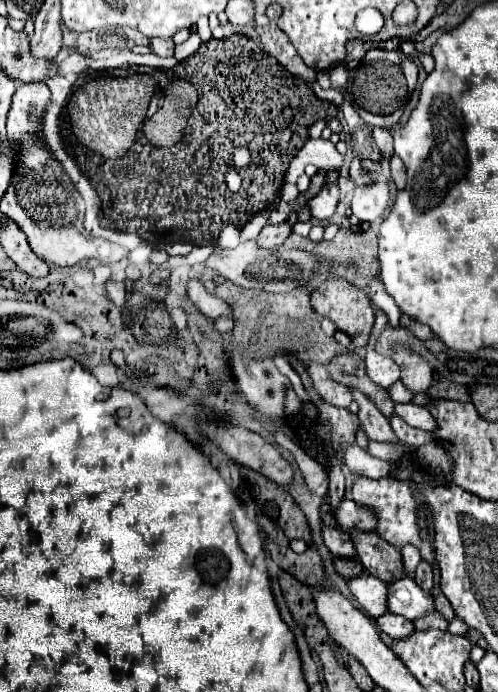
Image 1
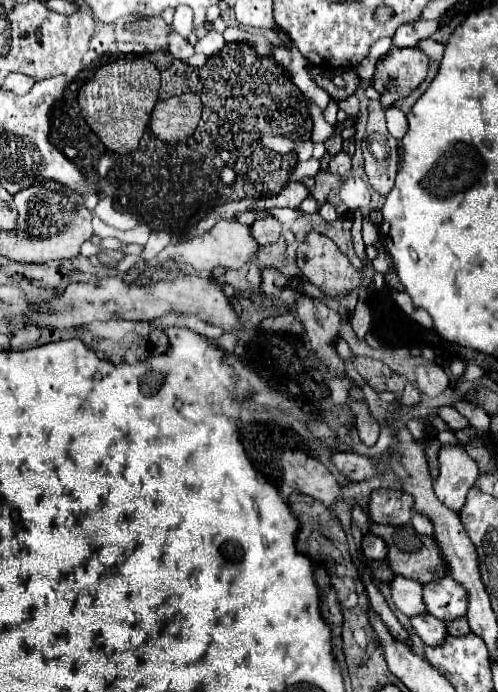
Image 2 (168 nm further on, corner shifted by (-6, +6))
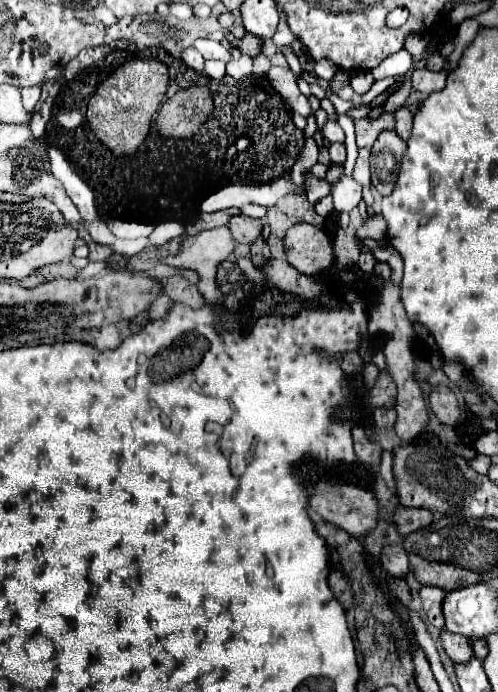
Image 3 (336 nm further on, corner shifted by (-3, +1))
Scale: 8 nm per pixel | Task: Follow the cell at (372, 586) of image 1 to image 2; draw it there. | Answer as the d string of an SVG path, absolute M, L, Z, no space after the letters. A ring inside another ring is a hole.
M395 575L389 581L389 589L391 589L393 605L401 613L405 613L405 615L425 613L425 605L421 599L421 583L413 581L413 579L405 579L401 575Z

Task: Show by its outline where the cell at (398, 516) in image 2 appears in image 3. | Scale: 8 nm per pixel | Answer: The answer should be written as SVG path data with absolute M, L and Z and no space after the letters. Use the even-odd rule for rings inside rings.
M400 506L396 512L394 512L394 522L398 526L398 532L402 536L406 534L412 534L412 532L418 532L426 526L432 524L432 512L430 510L424 510L424 508L406 508L406 506Z

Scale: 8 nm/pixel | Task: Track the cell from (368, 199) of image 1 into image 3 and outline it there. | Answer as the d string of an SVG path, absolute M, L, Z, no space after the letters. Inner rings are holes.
M342 176L338 182L335 183L330 194L333 199L333 205L336 210L340 212L350 212L358 206L360 198L362 198L362 186L358 182L354 182L348 176Z

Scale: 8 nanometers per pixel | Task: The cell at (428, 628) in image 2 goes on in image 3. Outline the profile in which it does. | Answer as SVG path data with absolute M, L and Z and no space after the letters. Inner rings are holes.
M442 630L442 644L444 644L448 656L454 662L468 662L468 658L474 658L470 638L464 638L460 634L452 634L448 630Z

